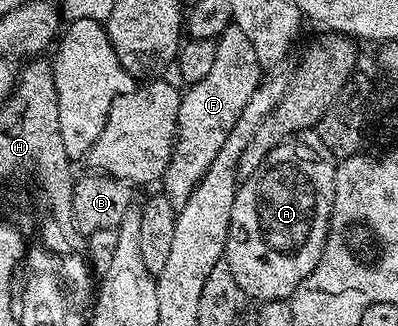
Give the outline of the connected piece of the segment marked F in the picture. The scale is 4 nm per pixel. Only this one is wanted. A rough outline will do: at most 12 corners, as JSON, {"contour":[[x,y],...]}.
{"contour":[[233,23],[180,96],[162,192],[183,205],[265,70]]}

